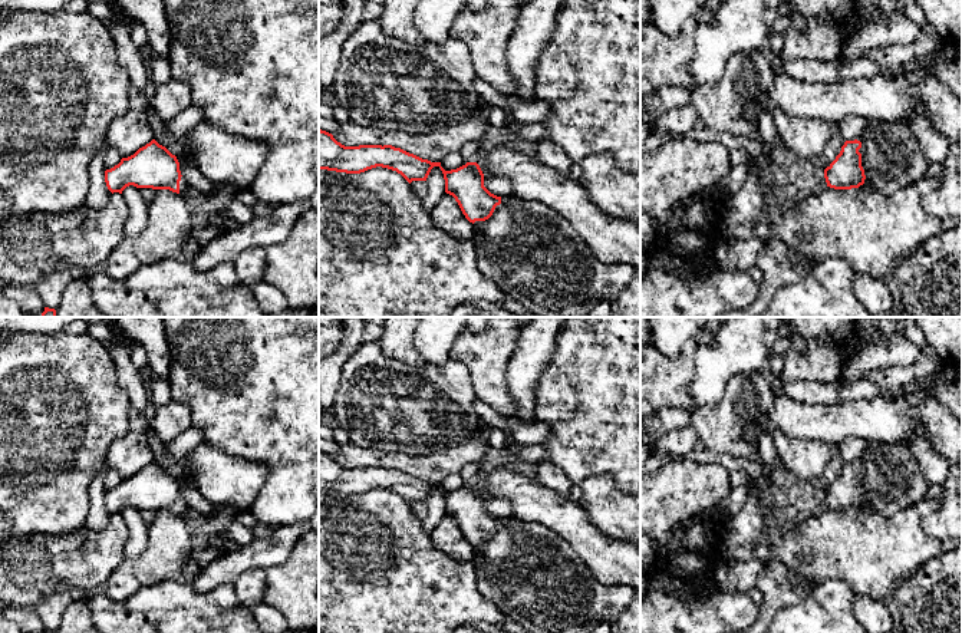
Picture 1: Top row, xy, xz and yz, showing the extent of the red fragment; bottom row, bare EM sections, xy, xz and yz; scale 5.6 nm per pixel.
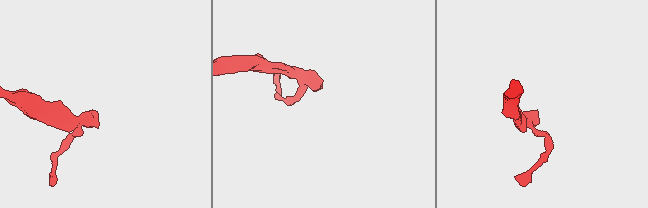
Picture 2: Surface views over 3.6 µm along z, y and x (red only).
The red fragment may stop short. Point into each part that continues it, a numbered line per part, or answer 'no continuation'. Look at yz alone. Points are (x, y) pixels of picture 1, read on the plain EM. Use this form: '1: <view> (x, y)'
1: yz (892, 481)

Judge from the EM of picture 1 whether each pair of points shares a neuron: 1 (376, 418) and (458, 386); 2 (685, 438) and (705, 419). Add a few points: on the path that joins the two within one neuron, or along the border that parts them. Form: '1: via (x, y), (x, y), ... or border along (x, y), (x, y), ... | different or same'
1: via (397, 408), (431, 408), (438, 401) | same
2: border along (691, 424), (699, 441) | different

